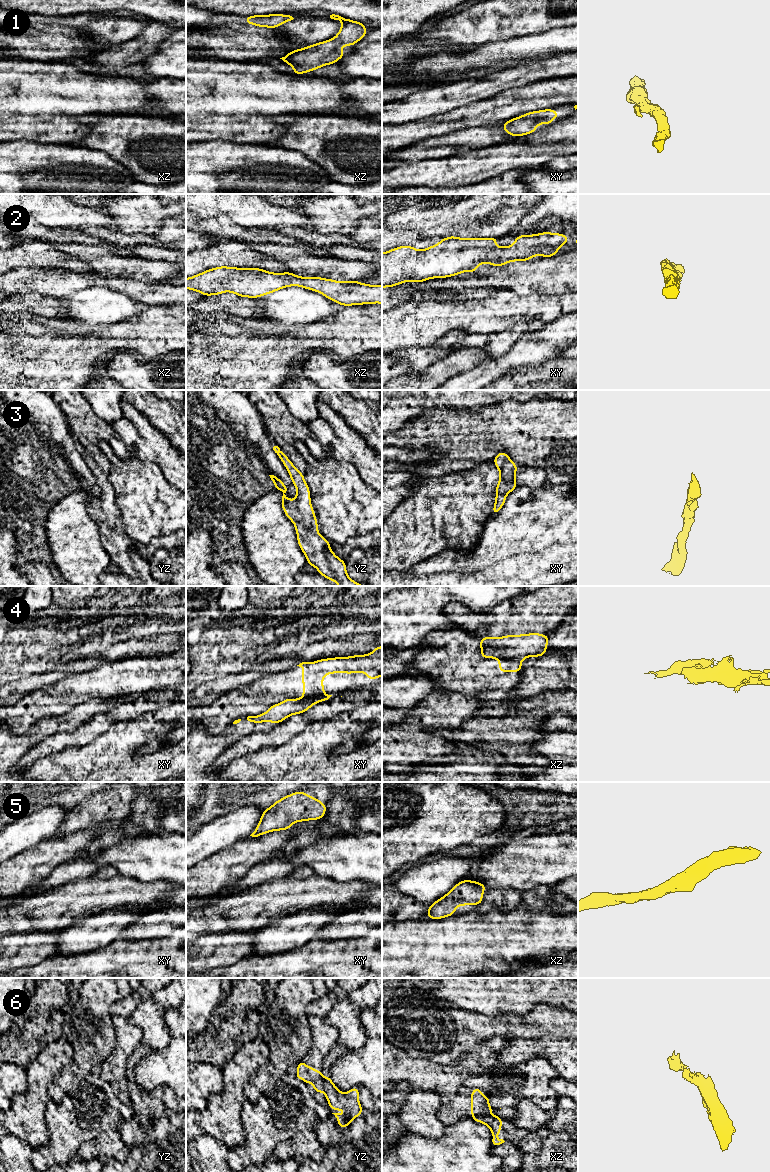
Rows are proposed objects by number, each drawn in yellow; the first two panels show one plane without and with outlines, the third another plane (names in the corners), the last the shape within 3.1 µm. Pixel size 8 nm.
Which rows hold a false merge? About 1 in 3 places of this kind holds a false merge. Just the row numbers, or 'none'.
4, 6

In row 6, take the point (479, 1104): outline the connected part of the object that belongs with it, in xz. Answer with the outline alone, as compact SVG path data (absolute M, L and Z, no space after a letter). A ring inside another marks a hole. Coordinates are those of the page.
M473 1088L471 1092L471 1116L488 1116L490 1111L495 1109L488 1104L490 1096L479 1096L479 1093L484 1093L480 1088Z

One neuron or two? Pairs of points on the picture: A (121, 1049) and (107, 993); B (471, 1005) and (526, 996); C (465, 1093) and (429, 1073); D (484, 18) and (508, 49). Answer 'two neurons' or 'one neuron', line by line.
A: two neurons
B: one neuron
C: two neurons
D: two neurons

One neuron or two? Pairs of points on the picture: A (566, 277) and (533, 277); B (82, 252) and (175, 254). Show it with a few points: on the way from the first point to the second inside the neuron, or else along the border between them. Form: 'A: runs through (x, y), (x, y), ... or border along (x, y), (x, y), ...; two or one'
A: runs through (558, 277), (541, 277); one
B: border along (130, 255), (154, 261); two

